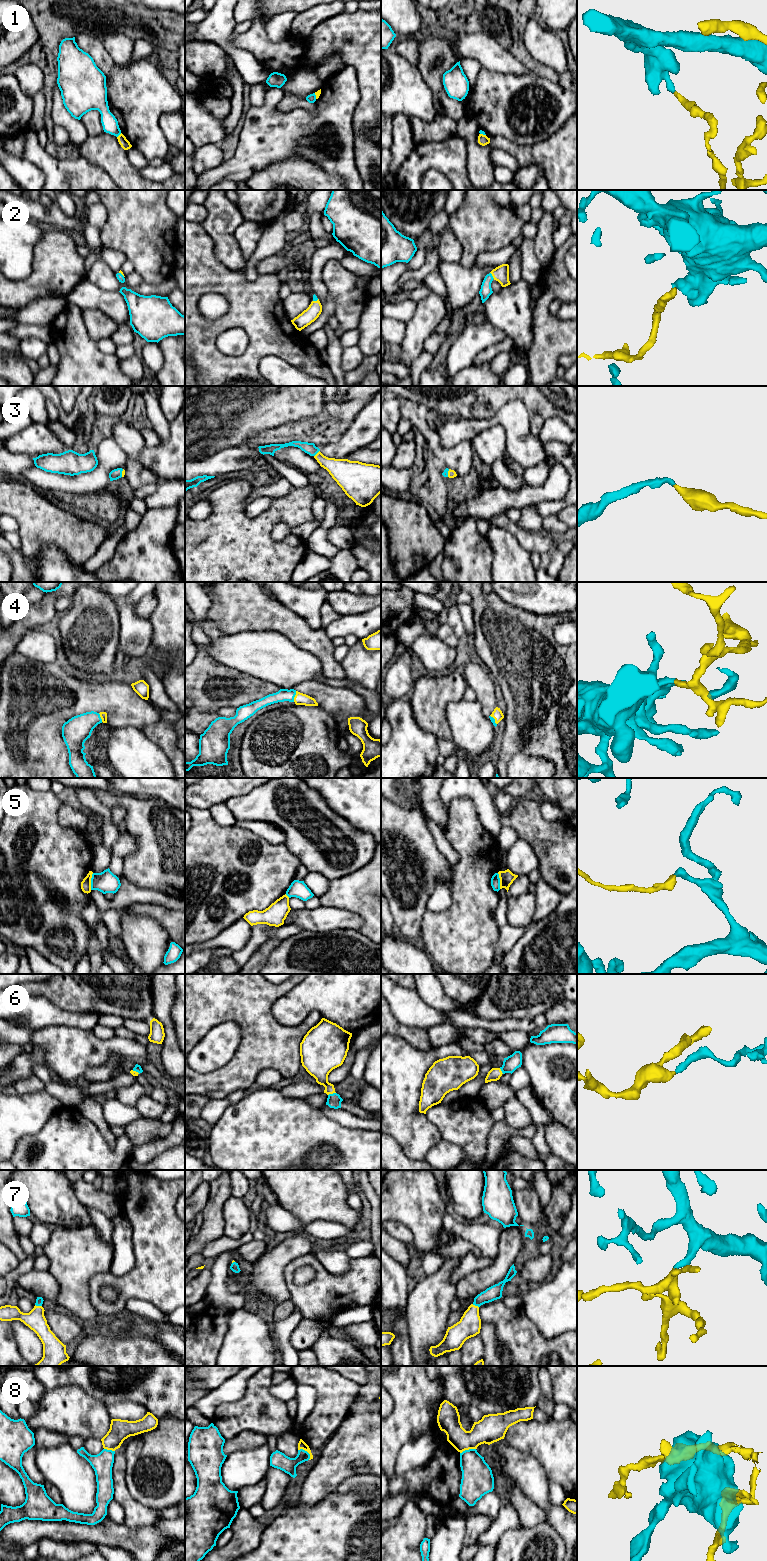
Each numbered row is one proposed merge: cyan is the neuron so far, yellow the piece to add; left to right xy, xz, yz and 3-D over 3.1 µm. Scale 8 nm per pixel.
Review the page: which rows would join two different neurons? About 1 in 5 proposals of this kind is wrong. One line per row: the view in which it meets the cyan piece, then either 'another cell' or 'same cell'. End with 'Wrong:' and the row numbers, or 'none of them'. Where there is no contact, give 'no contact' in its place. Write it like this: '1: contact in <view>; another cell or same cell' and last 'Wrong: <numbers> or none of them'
1: contact in xy; another cell
2: contact in yz; same cell
3: contact in xz; same cell
4: contact in xz; same cell
5: contact in xy; another cell
6: contact in xz; same cell
7: contact in xy; same cell
8: contact in xz; another cell
Wrong: 1, 5, 8

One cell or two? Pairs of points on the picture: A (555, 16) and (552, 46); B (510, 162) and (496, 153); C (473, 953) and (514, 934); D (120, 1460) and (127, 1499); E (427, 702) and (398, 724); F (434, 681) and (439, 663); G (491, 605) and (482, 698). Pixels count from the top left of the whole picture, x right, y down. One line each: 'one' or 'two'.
A: two
B: one
C: two
D: one
E: two
F: two
G: two

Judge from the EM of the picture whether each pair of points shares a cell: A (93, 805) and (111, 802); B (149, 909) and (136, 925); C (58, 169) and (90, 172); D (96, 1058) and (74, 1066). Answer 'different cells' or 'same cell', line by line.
A: different cells
B: different cells
C: same cell
D: same cell

